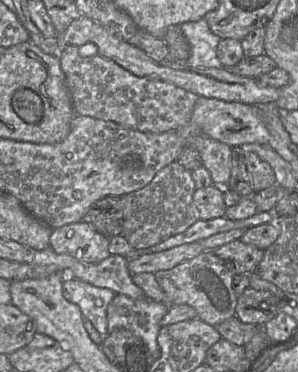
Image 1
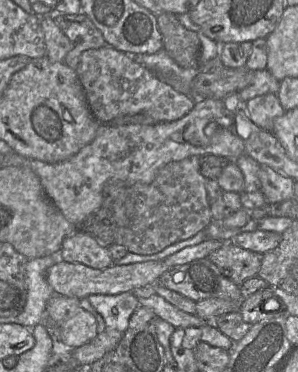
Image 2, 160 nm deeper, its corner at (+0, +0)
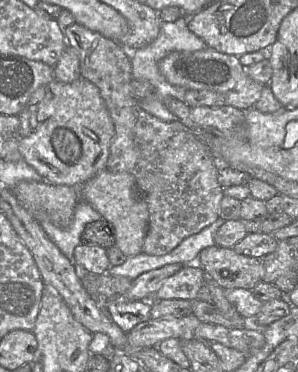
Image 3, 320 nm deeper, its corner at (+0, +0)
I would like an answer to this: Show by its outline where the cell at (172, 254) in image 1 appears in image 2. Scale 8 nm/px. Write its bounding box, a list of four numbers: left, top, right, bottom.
[46,260,169,300]

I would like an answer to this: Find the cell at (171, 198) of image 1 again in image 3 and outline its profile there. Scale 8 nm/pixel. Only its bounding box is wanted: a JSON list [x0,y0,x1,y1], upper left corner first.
[63,22,224,256]

